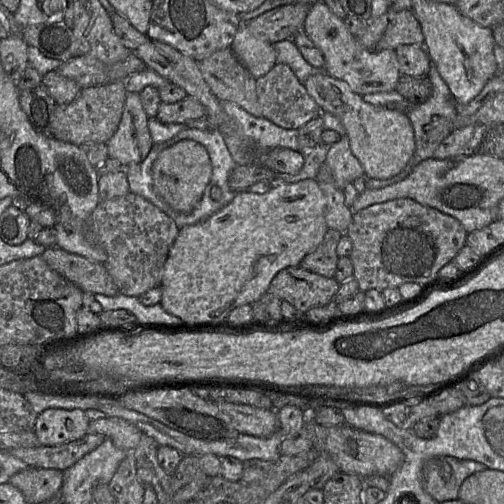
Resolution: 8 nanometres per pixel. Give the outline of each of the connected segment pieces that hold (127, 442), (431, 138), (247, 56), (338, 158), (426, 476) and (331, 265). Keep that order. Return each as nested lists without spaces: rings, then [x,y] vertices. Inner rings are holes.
[[[106,417],[91,421],[89,433],[103,434],[114,445],[126,451],[133,451],[141,440],[141,431],[133,424],[117,417]]]
[[[432,62],[426,78],[433,87],[431,97],[426,102],[411,107],[407,112],[412,123],[415,138],[415,152],[412,158],[399,174],[391,178],[384,180],[368,178],[369,189],[380,189],[404,180],[418,163],[427,159],[433,159],[433,154],[438,146],[455,130],[455,121],[457,120],[455,101],[448,86]]]
[[[246,24],[238,28],[230,48],[255,79],[263,77],[277,64],[273,44],[254,36]]]
[[[346,135],[331,145],[324,164],[341,190],[356,178],[365,175],[362,165],[351,151]]]
[[[436,456],[423,465],[423,488],[438,503],[456,500],[463,481],[470,475],[486,469],[486,465],[472,460]]]
[[[328,229],[320,245],[302,259],[299,267],[327,278],[333,278],[339,259],[336,249],[343,235],[340,231]]]

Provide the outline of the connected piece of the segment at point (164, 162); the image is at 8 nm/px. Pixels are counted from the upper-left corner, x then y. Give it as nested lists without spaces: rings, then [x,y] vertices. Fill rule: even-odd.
[[[193,140],[179,141],[160,152],[152,166],[153,189],[156,195],[173,210],[191,212],[201,200],[212,174],[207,149]]]

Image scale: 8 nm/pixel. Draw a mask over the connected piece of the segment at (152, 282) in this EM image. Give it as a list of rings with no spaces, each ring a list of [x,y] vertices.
[[[132,192],[100,201],[87,226],[87,239],[101,246],[107,254],[103,265],[119,294],[135,297],[160,285],[164,264],[178,233],[178,226],[167,214]]]

